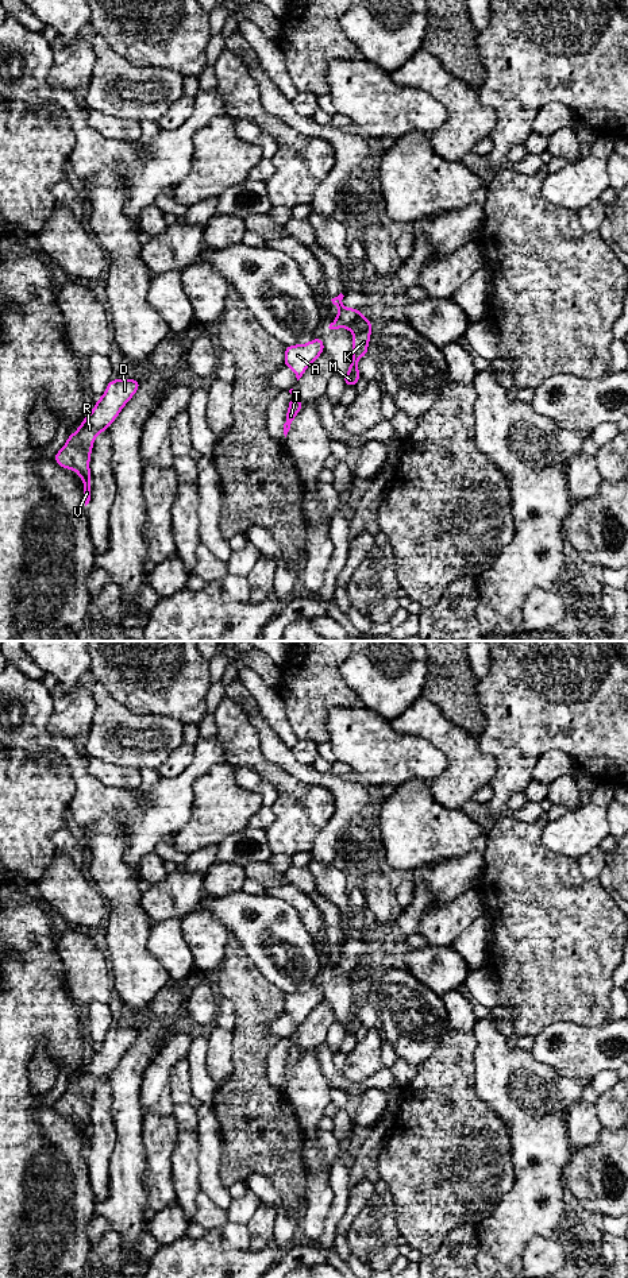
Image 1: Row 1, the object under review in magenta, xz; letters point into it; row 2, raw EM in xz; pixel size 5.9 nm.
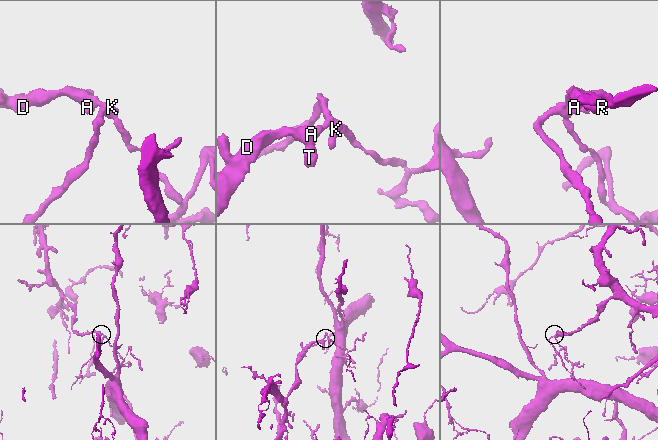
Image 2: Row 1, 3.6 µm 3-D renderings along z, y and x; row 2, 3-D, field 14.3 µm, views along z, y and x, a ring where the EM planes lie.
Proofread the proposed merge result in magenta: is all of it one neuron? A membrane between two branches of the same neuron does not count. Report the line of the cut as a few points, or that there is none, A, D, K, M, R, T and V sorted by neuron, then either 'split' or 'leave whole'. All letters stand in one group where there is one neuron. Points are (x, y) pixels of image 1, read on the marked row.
xz (358, 309), (346, 328) | A D R T V / K M | split

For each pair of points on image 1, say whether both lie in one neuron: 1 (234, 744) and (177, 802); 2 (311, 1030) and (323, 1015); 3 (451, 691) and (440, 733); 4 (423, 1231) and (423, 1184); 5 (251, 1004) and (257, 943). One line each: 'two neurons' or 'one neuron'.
1: two neurons
2: one neuron
3: two neurons
4: one neuron
5: two neurons

